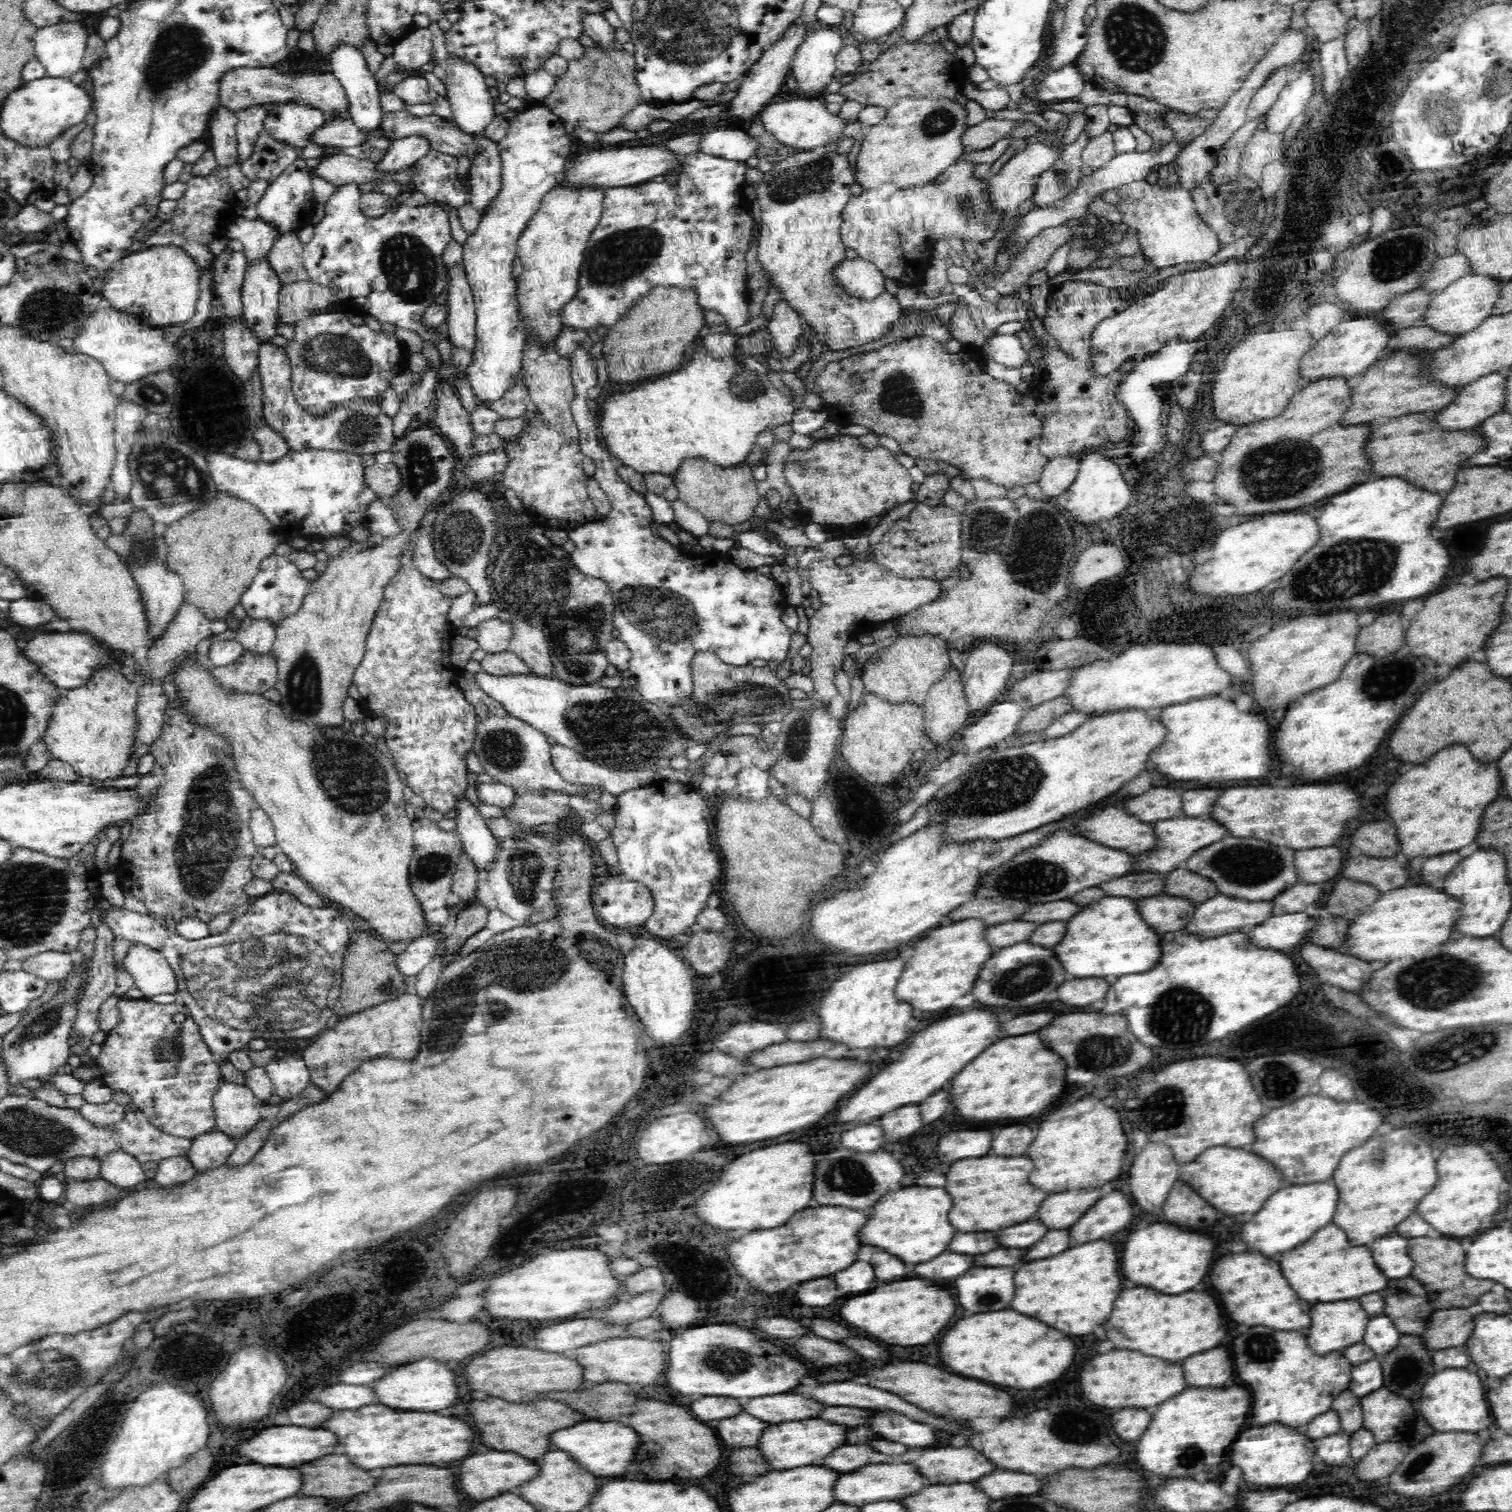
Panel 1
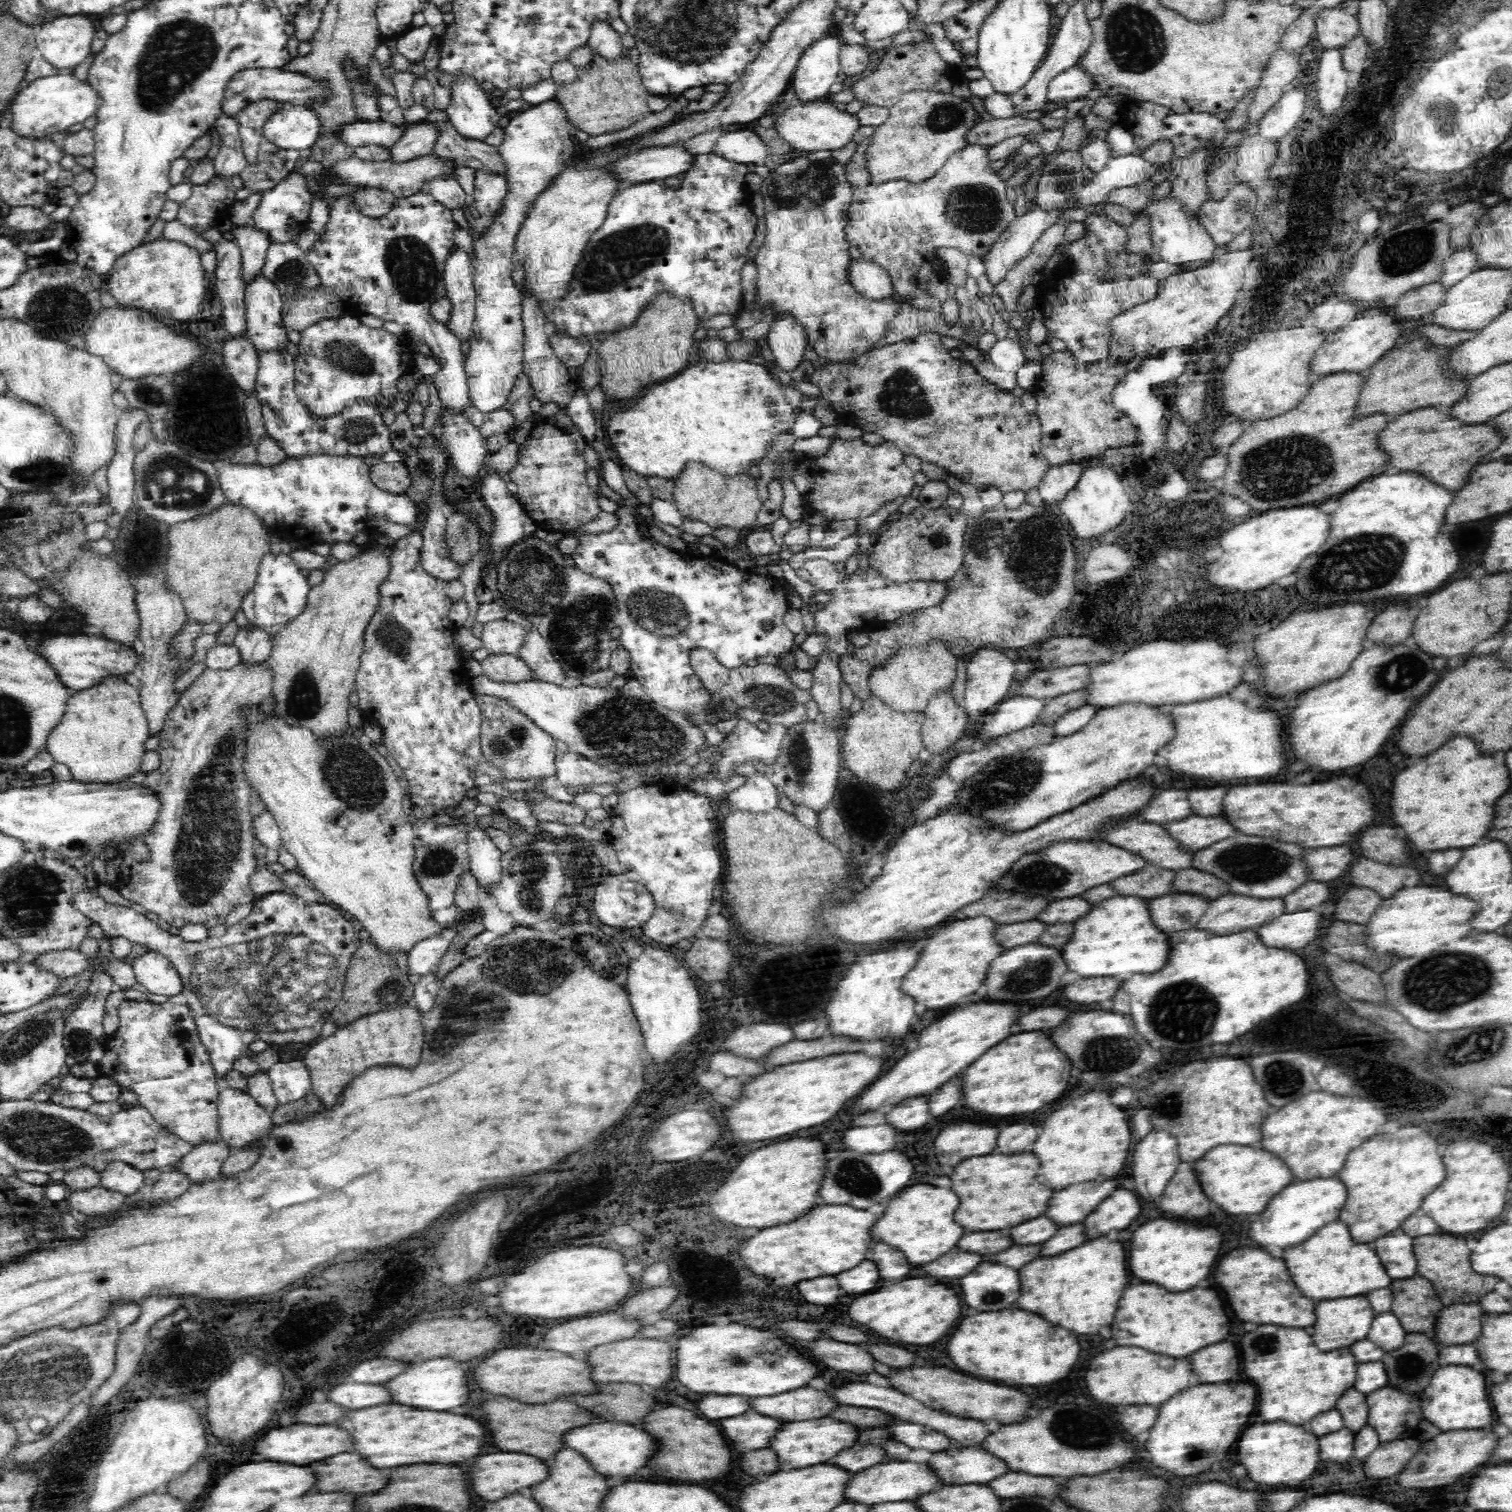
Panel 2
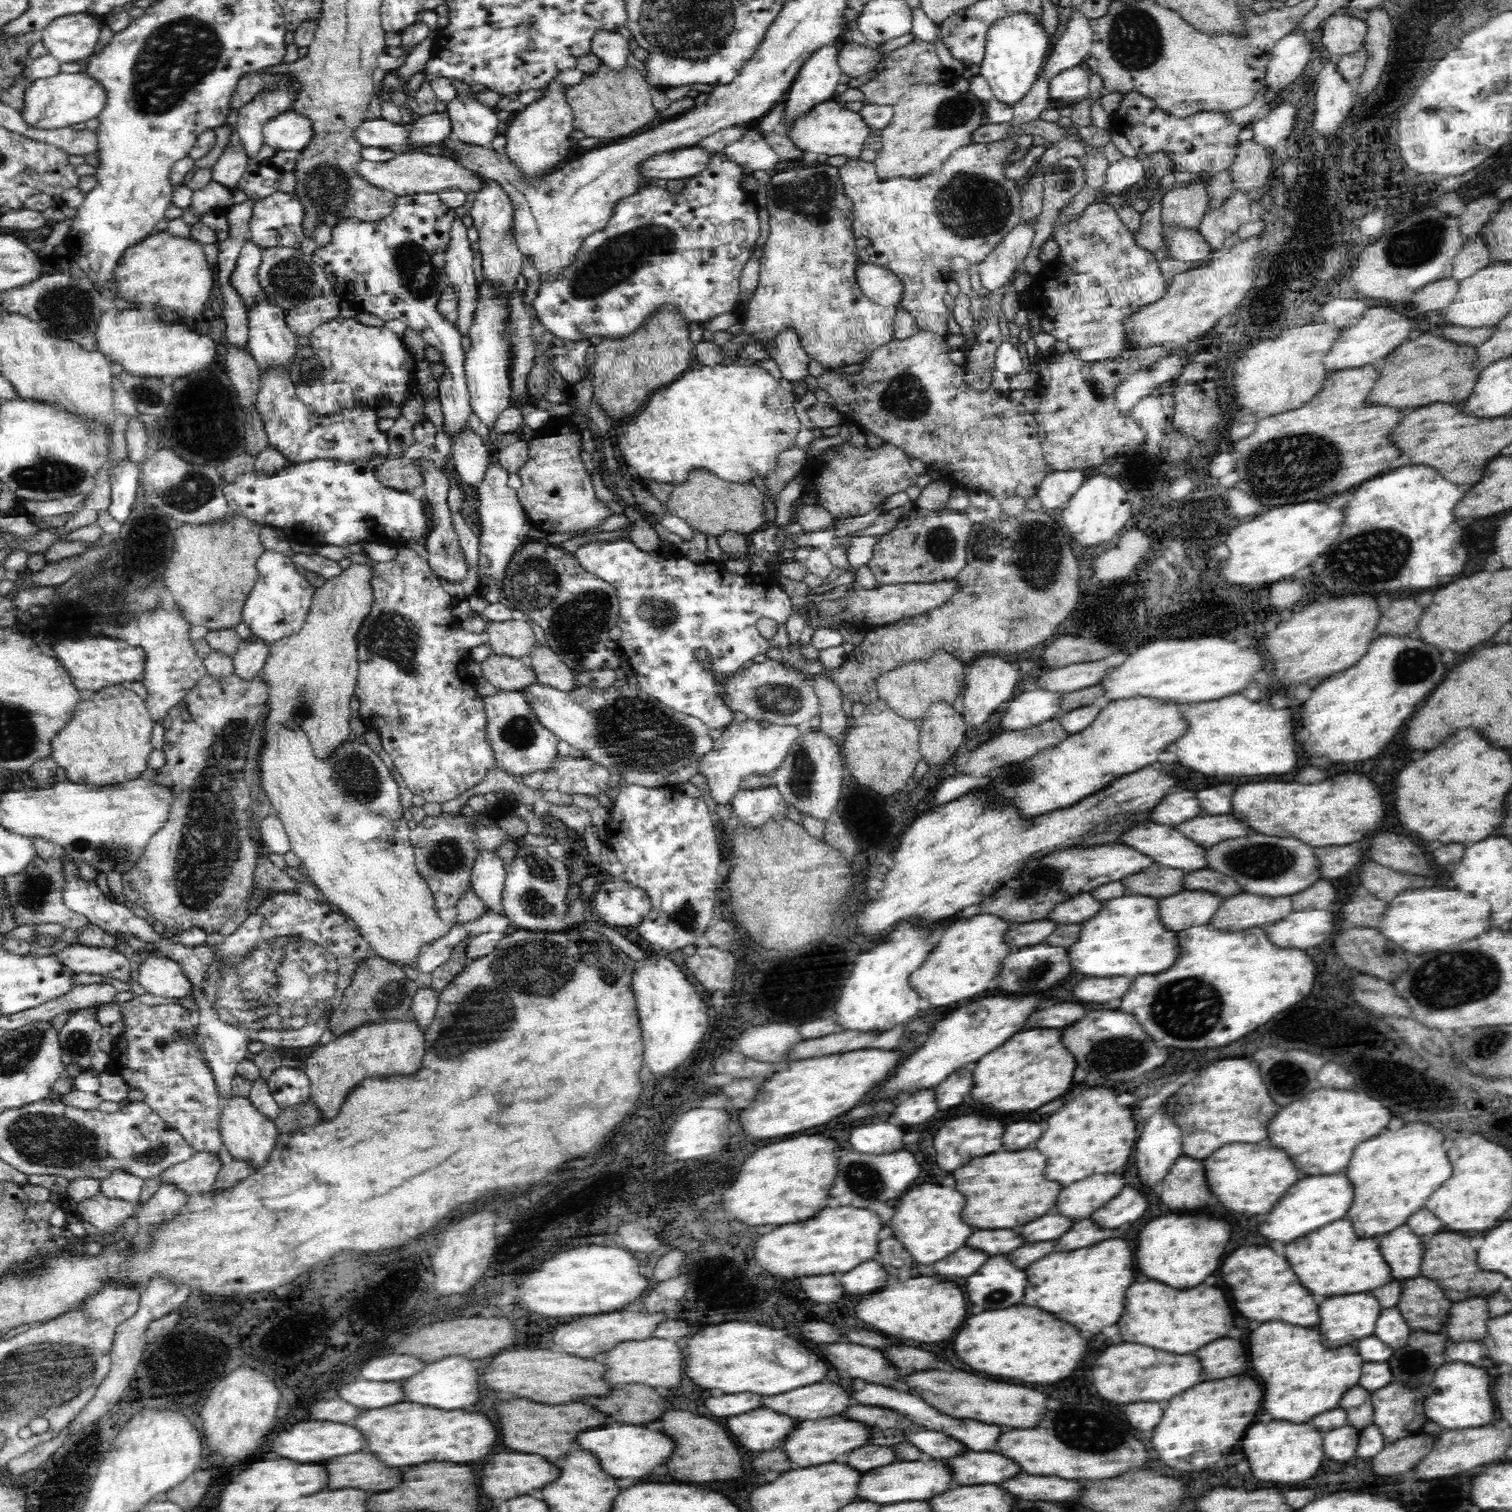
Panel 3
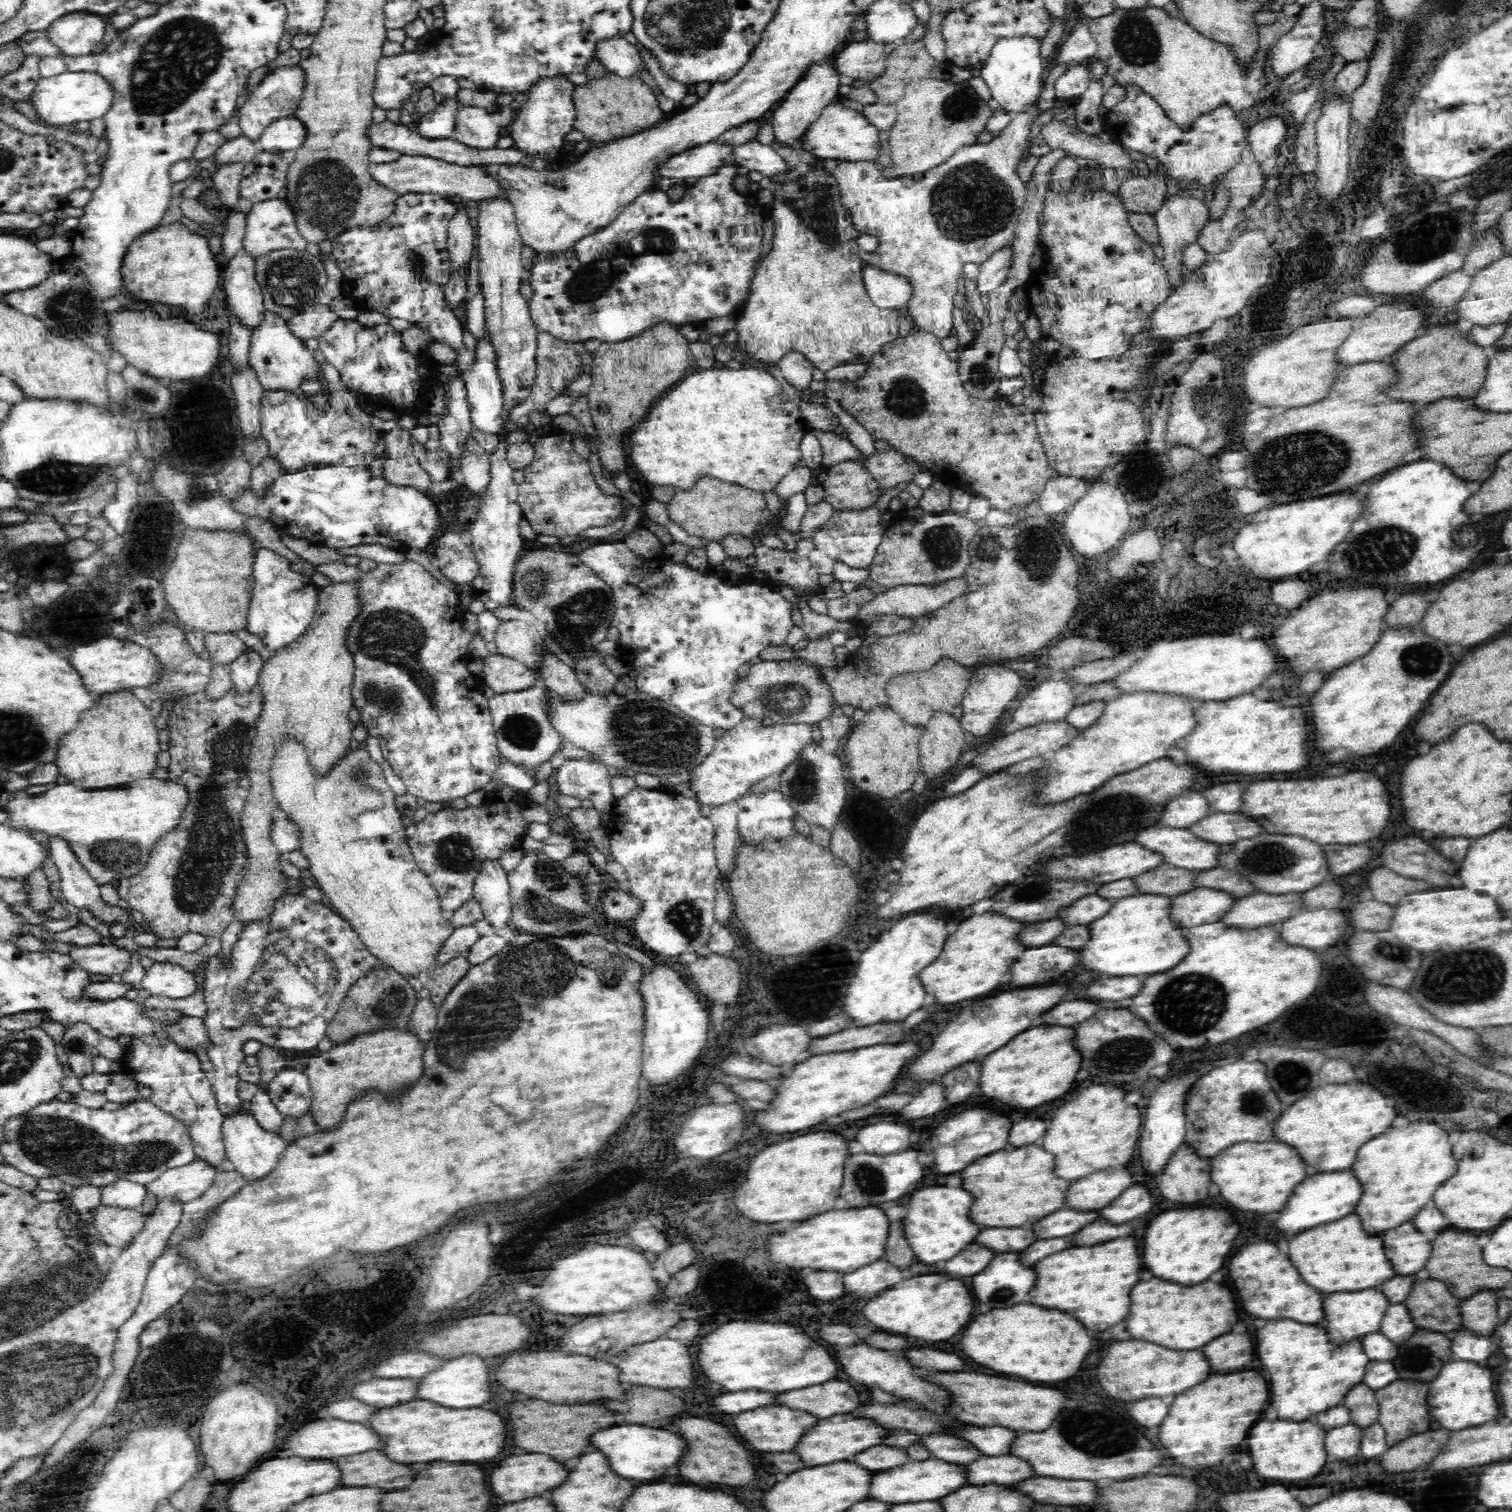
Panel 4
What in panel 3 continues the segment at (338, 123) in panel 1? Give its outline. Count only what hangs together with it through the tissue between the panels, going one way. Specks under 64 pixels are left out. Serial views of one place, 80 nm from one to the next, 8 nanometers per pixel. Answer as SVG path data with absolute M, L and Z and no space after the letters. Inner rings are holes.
M383 118L366 120L356 128L356 141L366 146L376 146L395 153L414 153L408 141L408 125L392 123Z

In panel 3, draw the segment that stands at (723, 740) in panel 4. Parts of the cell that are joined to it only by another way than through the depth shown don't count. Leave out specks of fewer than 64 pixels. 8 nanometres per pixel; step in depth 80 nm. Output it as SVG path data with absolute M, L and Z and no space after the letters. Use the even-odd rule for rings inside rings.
M747 719L745 721L733 723L723 729L720 738L713 741L712 750L698 762L698 776L700 786L710 790L710 798L716 804L726 804L730 802L732 796L738 793L740 782L746 776L764 775L776 771L787 758L790 746L794 740L805 730L805 725L780 725L770 723L764 728L760 721Z

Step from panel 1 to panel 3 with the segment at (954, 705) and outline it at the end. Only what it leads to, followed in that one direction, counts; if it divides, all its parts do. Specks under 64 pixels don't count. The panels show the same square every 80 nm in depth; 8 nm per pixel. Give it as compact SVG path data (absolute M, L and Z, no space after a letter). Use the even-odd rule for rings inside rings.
M938 700L930 704L921 726L919 751L929 766L946 764L964 743L965 720L946 703Z

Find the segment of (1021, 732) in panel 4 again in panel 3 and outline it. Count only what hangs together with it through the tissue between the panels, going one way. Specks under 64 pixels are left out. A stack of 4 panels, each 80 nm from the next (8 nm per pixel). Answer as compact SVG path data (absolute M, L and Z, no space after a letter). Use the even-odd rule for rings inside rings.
M1059 718L1046 720L1036 726L1025 728L1024 730L1004 731L1000 736L984 742L980 748L971 751L971 758L964 766L957 767L960 773L976 776L982 779L984 776L992 773L994 768L1006 767L1010 764L1016 764L1035 756L1036 752L1042 752L1043 749L1052 748L1069 736L1068 731L1064 731Z

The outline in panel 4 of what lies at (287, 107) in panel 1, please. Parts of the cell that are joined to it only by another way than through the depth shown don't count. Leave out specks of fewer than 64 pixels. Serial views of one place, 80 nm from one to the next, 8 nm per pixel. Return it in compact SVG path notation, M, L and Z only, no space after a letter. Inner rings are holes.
M294 114L273 120L263 130L258 146L262 151L297 151L306 140L308 132L301 120Z

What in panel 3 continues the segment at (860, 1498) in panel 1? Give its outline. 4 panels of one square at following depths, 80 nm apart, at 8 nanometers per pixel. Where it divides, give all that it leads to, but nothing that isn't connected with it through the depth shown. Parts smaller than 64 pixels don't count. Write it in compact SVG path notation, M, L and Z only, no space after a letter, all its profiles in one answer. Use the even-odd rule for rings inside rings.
M942 1460L896 1462L866 1472L860 1480L858 1496L862 1500L872 1500L878 1504L894 1504L894 1502L908 1502L908 1500L930 1500L930 1496L938 1496L938 1492L946 1492L946 1488L952 1486L954 1486L954 1479L950 1476L950 1468L946 1468Z

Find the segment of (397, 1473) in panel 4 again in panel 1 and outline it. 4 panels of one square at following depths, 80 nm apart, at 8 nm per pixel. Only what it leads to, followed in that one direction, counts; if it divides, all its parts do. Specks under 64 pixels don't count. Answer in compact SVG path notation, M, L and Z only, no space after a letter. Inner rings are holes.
M330 1454L310 1464L302 1464L298 1472L304 1474L300 1494L324 1496L328 1498L326 1502L332 1504L344 1504L348 1498L368 1492L374 1488L374 1480L378 1480L378 1470L362 1472L342 1454Z

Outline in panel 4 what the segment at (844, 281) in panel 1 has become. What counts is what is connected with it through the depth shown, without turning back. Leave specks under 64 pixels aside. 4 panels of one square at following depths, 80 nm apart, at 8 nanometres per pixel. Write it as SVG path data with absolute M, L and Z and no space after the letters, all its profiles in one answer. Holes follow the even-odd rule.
M865 265L862 268L863 285L875 306L899 311L911 300L912 287L902 276L885 269Z

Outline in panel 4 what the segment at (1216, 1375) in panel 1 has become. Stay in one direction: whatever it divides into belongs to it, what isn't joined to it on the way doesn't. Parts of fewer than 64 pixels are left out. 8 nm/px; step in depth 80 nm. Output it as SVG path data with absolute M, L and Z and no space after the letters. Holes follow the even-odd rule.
M1228 1332L1206 1344L1204 1354L1216 1372L1236 1372L1254 1360L1254 1338L1250 1332Z

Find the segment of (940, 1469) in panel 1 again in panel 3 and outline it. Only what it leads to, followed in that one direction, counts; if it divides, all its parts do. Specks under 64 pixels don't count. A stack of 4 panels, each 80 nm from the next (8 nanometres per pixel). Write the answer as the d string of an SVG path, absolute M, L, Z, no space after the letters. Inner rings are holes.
M970 1450L948 1460L948 1466L952 1468L951 1478L958 1484L1002 1484L1002 1480L1020 1474L1018 1464L994 1452Z

